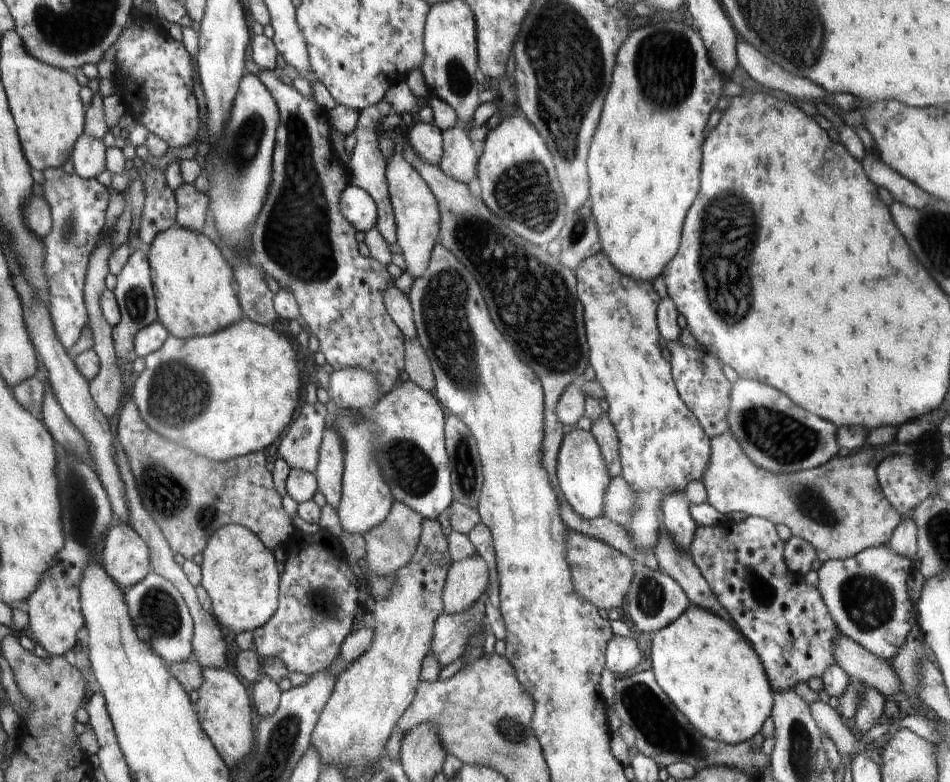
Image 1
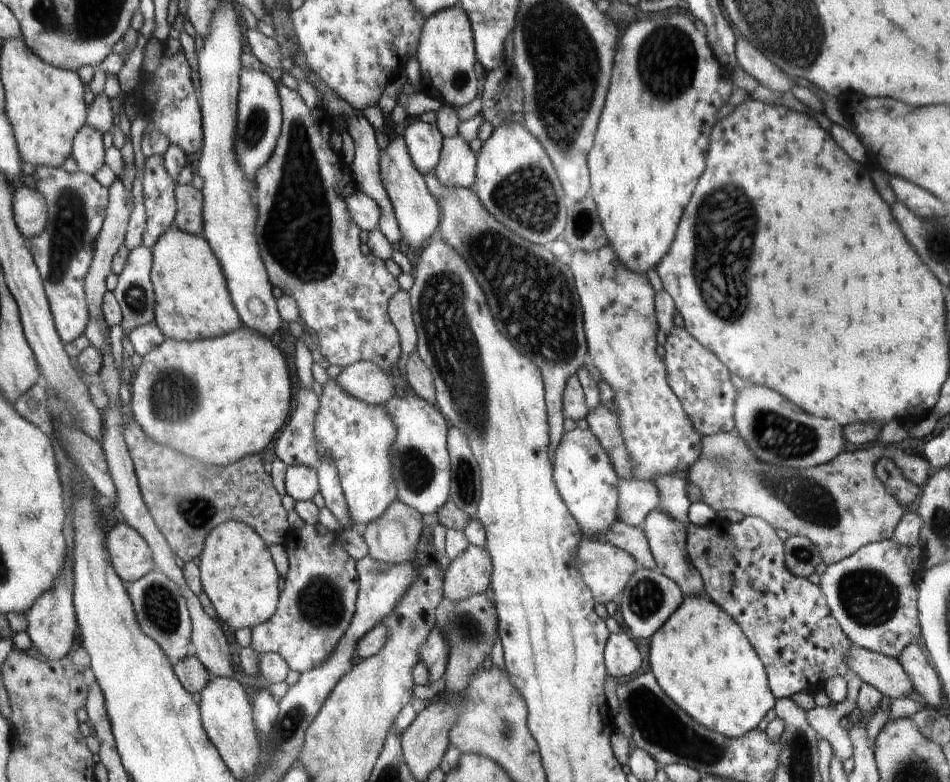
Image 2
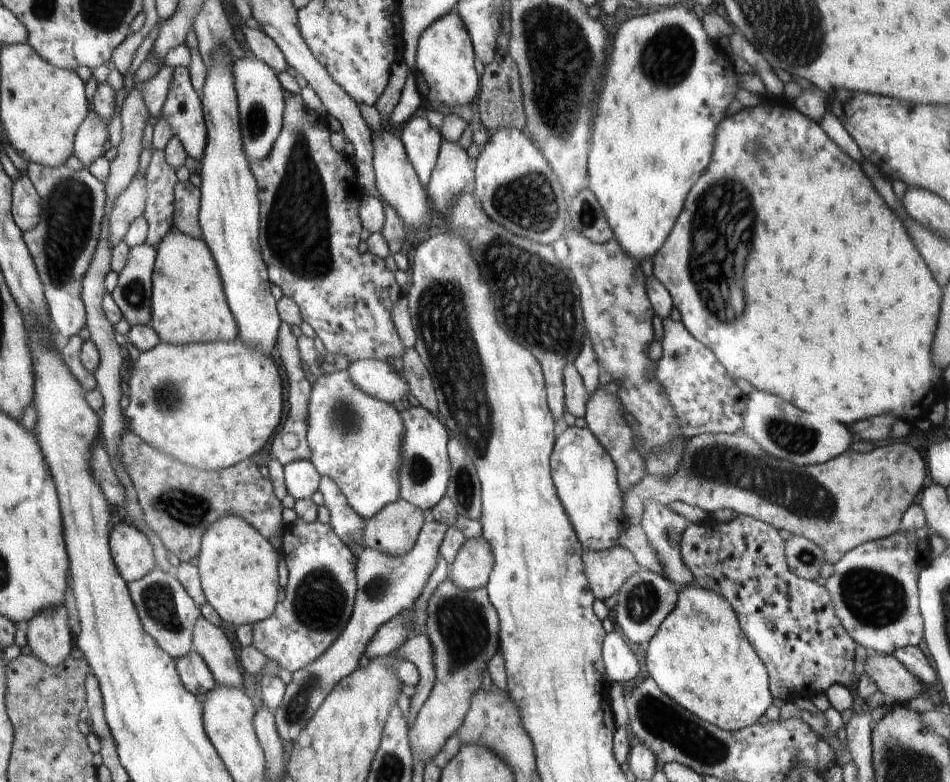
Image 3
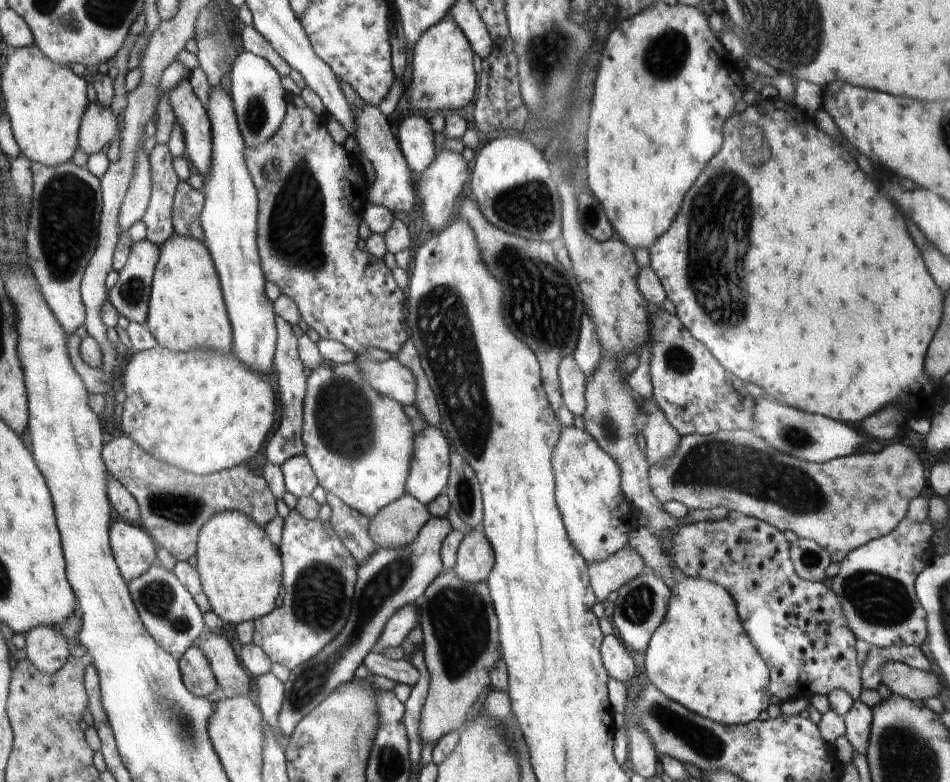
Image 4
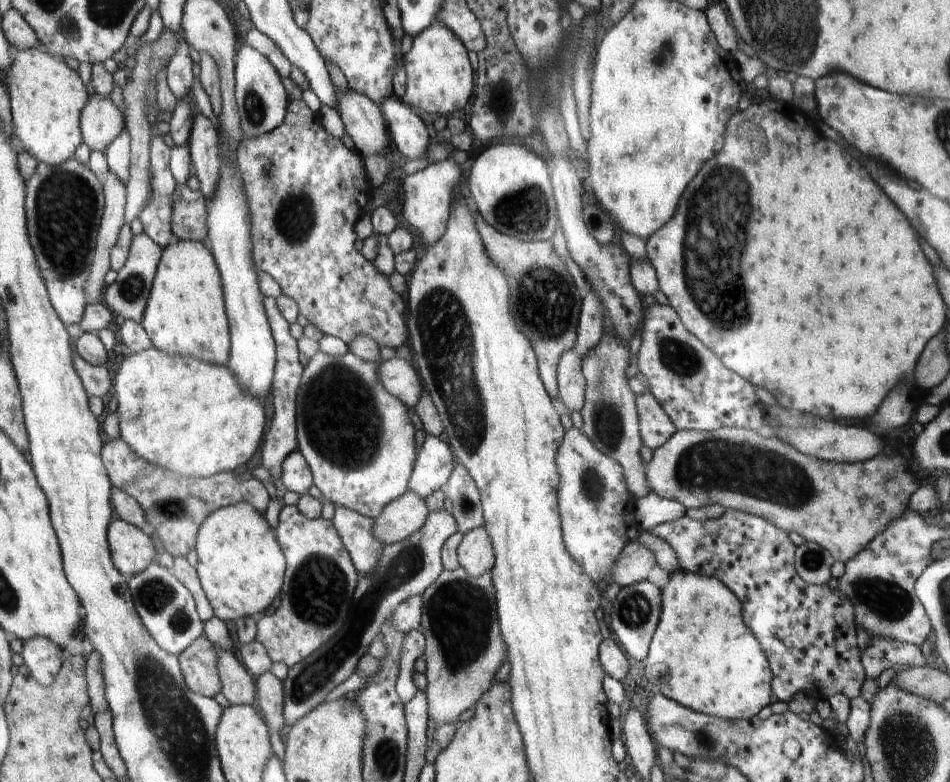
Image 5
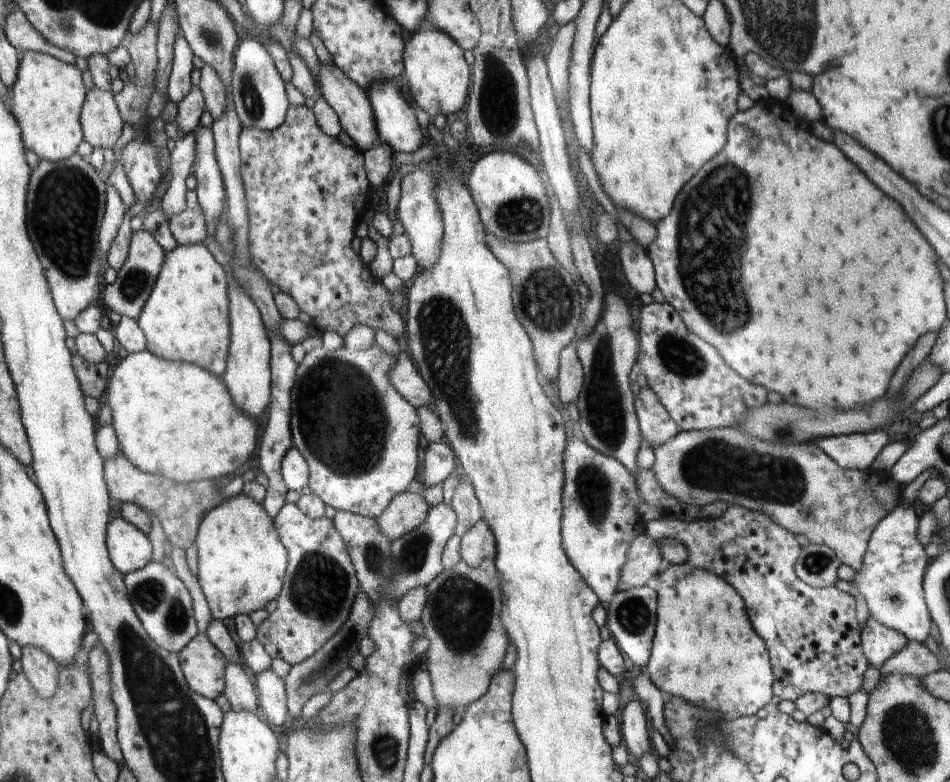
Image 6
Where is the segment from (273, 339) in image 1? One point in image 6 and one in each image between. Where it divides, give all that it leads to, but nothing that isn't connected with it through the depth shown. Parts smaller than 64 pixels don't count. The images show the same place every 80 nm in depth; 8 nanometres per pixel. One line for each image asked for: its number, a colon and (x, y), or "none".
2: (220, 399)
3: (212, 405)
4: (203, 411)
5: (177, 412)
6: (174, 418)

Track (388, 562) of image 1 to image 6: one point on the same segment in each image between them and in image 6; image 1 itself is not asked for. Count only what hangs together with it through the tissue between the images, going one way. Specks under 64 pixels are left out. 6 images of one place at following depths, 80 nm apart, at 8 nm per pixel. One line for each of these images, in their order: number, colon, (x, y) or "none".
2: (394, 538)
3: (395, 530)
4: (398, 525)
5: (406, 515)
6: (408, 511)

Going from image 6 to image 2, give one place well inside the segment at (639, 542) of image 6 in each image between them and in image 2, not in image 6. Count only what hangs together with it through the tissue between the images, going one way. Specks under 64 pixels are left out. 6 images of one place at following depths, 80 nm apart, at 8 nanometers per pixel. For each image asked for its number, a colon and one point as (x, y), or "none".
2: (606, 570)
3: (608, 571)
4: (610, 575)
5: (636, 561)

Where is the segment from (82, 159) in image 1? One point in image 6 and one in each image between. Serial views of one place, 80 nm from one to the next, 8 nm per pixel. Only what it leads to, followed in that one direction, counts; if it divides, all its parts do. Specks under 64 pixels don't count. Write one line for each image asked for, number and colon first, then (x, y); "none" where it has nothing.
2: (89, 154)
3: (92, 136)
4: (100, 126)
5: (102, 121)
6: (102, 124)

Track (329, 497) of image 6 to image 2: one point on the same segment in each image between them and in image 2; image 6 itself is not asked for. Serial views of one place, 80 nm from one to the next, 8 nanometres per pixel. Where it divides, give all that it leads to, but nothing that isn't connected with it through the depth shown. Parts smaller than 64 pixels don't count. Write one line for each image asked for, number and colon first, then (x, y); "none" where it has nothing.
2: (359, 436)
3: (357, 440)
4: (359, 443)
5: (358, 440)

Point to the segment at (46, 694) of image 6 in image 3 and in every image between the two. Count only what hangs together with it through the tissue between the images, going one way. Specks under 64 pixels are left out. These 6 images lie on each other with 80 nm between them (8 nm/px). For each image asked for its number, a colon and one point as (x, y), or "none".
3: (49, 639)
4: (45, 647)
5: (43, 658)

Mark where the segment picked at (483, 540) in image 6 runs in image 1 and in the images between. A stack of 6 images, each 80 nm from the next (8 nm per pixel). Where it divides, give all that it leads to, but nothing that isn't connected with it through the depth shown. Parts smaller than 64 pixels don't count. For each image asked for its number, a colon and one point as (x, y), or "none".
1: (467, 580)
2: (471, 574)
3: (471, 570)
4: (476, 559)
5: (476, 553)

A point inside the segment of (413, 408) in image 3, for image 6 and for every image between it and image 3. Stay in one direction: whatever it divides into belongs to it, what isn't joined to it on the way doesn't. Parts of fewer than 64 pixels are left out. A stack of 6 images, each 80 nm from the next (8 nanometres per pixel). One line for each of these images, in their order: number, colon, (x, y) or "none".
4: (428, 475)
5: (432, 469)
6: (439, 462)

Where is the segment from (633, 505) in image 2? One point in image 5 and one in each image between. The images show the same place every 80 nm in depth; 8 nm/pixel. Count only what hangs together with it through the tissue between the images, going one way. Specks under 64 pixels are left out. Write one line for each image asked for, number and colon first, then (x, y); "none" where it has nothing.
3: (860, 497)
4: (844, 504)
5: (842, 506)

